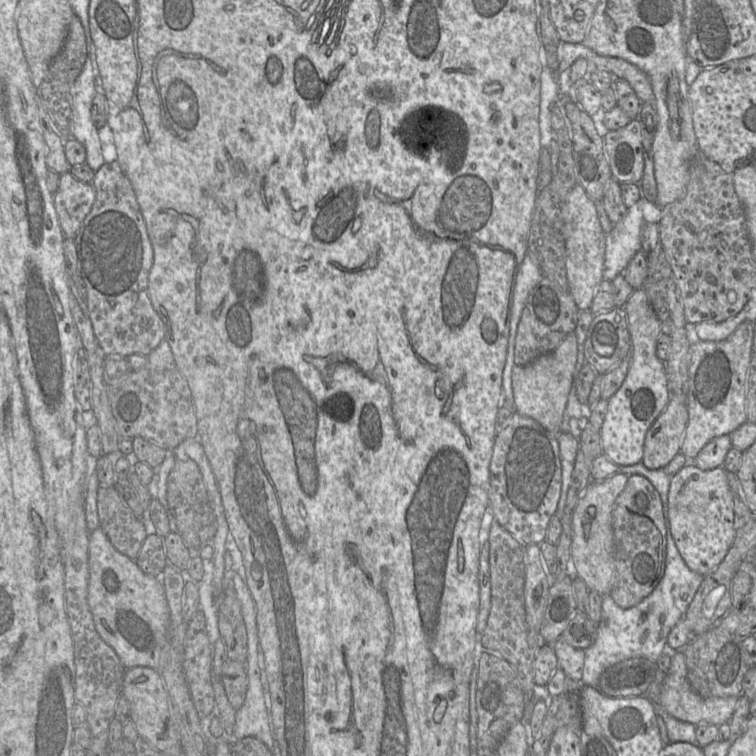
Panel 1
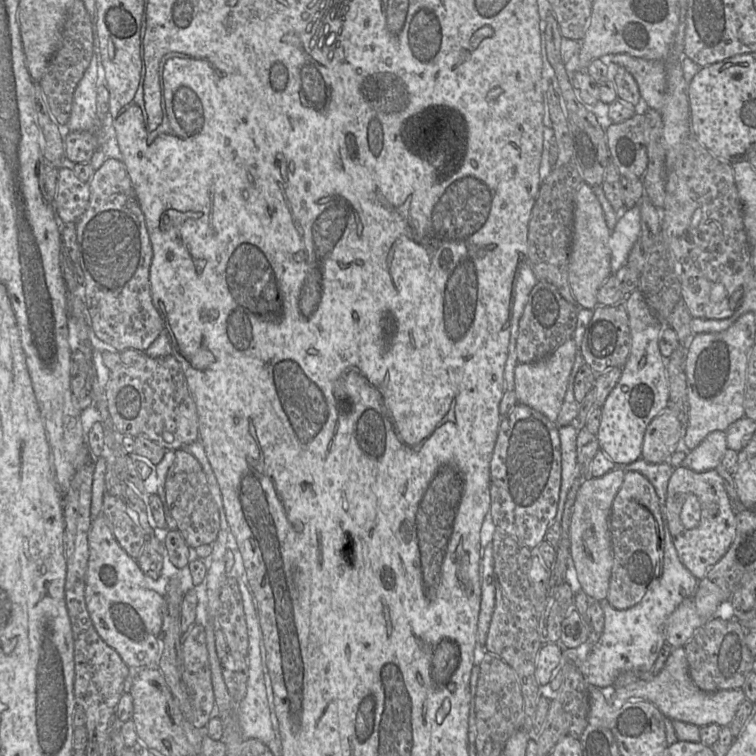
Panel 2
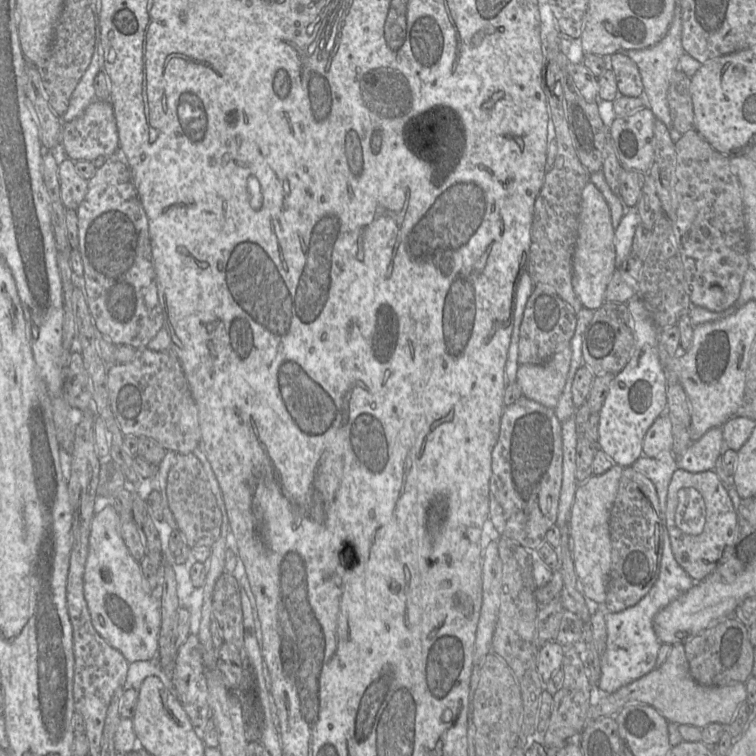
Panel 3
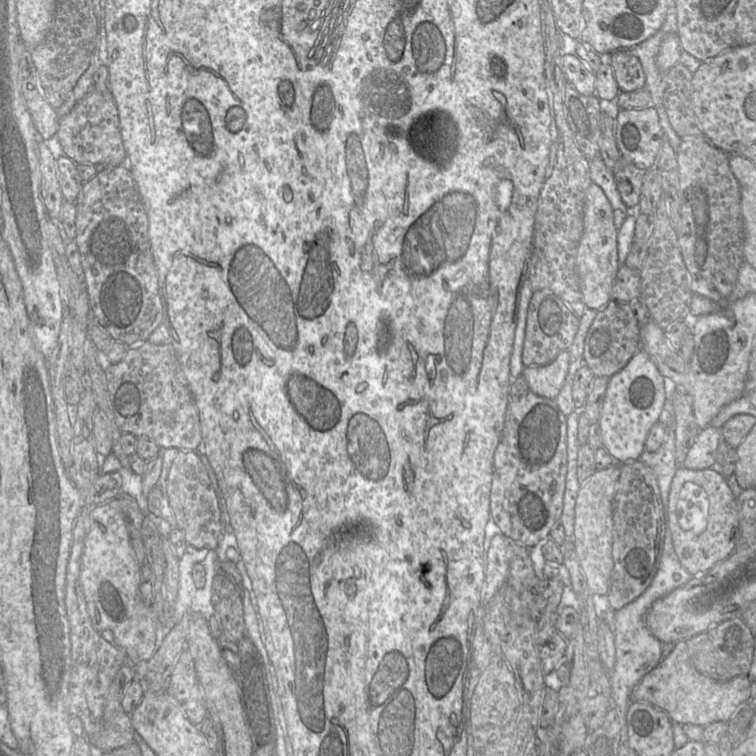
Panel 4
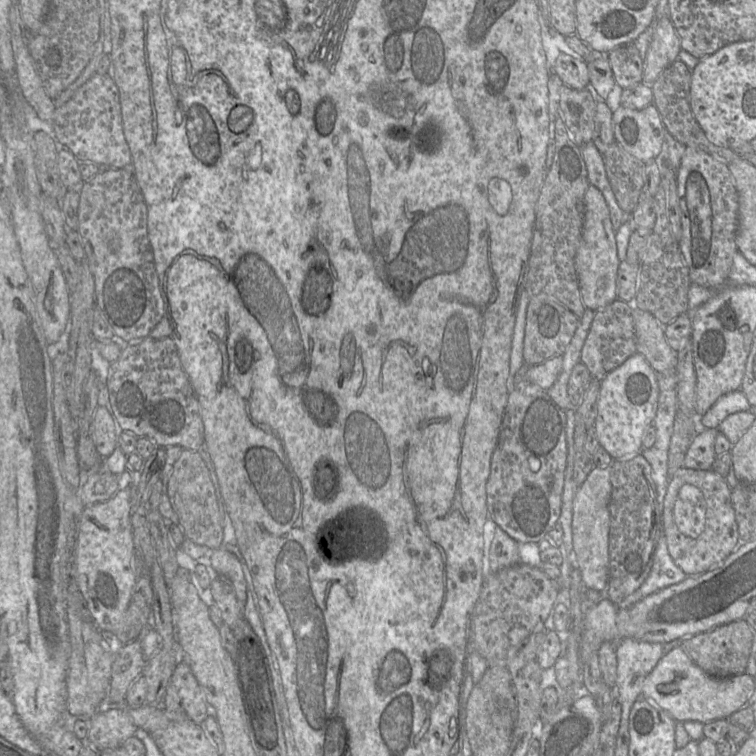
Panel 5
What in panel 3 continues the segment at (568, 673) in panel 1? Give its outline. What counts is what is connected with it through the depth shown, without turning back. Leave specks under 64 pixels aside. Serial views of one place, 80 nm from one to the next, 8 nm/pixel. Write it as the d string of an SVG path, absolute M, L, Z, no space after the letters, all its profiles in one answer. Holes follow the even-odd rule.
M660 510L663 550L658 578L648 593L634 606L618 613L605 612L607 626L606 650L601 657L601 676L597 688L611 694L623 686L643 677L656 668L661 643L653 629L655 615L672 601L688 591L695 581L674 558L667 528L666 514Z

